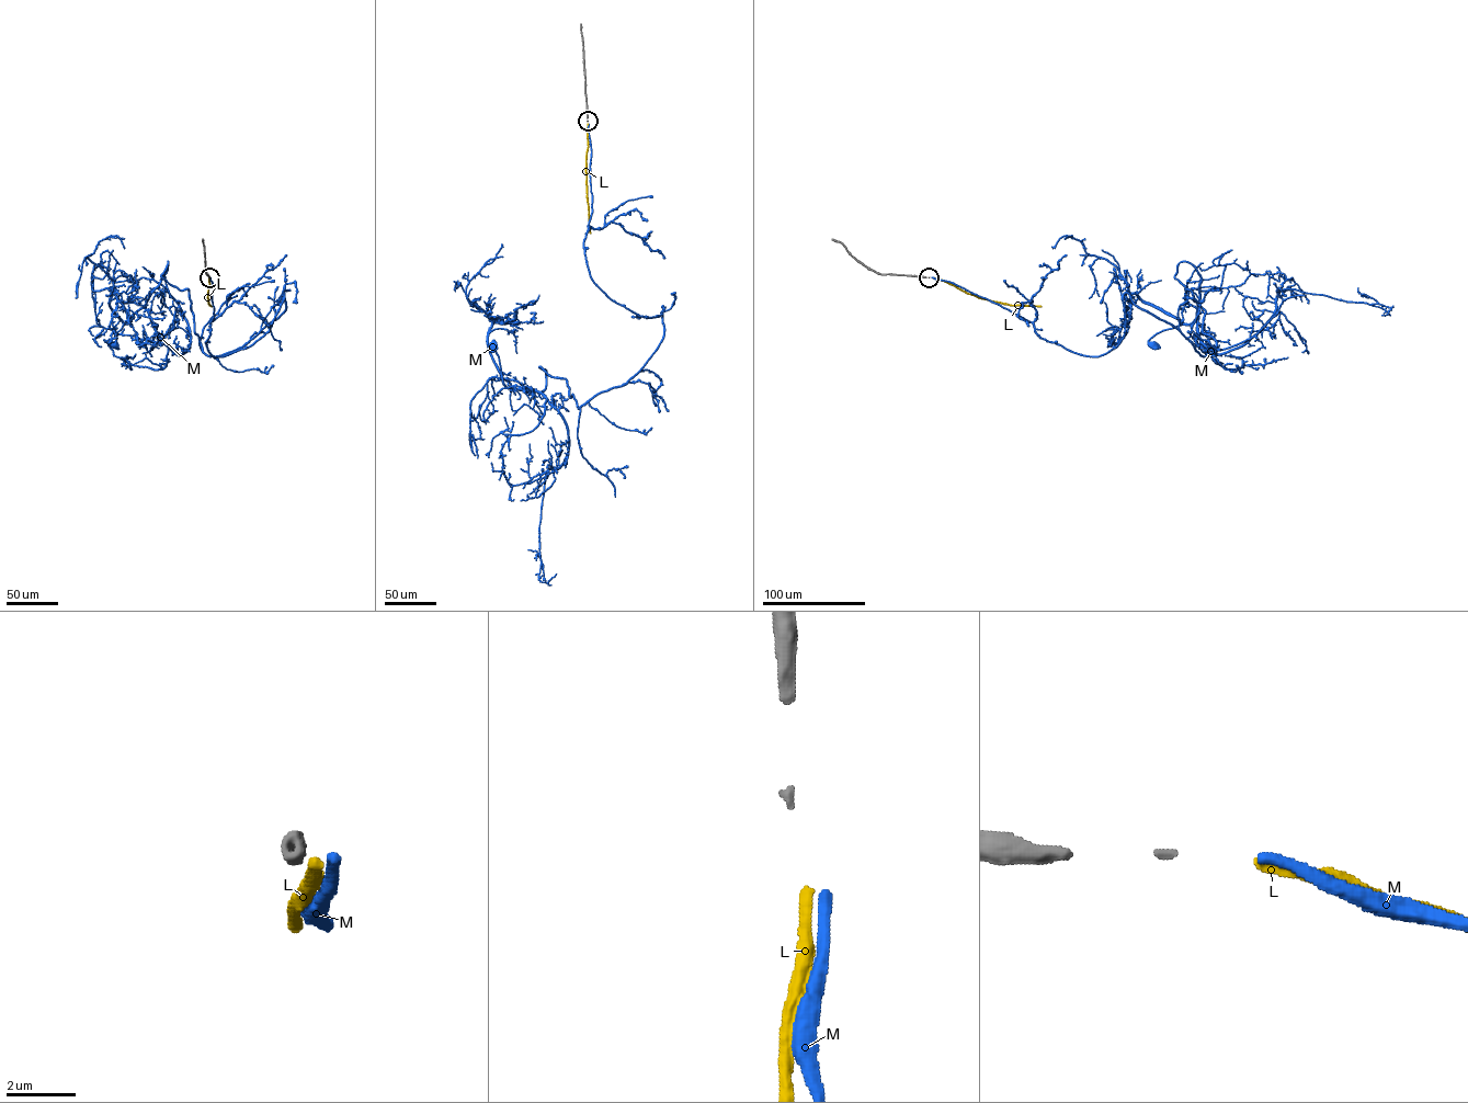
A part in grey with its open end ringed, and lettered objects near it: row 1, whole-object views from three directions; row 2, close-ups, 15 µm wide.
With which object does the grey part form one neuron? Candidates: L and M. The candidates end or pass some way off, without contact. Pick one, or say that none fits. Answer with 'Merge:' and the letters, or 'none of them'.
Merge: none of them

